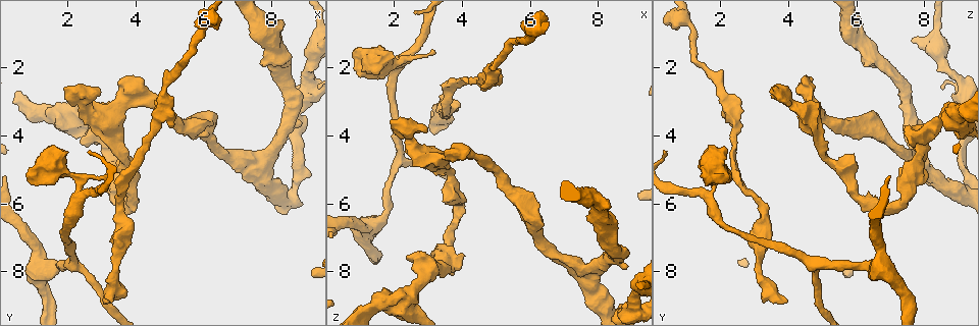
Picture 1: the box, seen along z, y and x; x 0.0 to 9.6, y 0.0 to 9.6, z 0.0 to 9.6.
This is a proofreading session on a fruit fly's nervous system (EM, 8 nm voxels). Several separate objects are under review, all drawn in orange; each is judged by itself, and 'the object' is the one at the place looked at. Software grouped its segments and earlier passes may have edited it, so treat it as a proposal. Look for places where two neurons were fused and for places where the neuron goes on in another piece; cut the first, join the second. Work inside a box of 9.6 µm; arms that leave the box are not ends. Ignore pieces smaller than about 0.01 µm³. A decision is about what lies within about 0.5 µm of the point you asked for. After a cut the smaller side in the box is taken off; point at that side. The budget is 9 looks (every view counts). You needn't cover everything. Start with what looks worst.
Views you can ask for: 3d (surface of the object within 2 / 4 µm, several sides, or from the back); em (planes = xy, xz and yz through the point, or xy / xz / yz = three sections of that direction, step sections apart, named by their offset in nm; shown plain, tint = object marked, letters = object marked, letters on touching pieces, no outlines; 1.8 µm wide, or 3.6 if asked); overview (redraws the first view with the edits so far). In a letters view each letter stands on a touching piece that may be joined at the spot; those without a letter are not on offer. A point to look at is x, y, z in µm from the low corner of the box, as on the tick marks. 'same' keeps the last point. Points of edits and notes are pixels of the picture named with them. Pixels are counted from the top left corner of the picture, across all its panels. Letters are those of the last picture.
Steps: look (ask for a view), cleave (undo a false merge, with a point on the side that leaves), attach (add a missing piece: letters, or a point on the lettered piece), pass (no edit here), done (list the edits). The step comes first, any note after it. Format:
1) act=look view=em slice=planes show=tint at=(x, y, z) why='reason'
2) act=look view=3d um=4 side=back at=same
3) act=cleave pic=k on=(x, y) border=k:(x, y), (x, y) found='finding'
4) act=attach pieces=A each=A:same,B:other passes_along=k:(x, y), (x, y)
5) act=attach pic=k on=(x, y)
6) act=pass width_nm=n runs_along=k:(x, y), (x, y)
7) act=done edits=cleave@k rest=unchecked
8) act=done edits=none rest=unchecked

act=look view=em slice=xy step=16 show=letters at=(3.15, 8.95, 3.90) why='branch stops here'

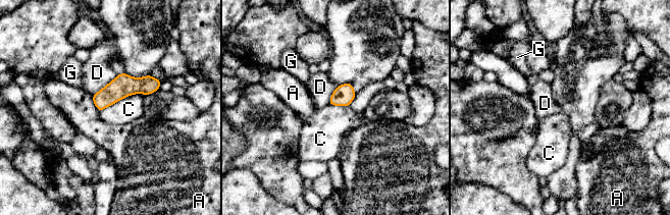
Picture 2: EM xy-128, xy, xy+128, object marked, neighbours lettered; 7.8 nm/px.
act=look view=em slice=planes show=letters at=same

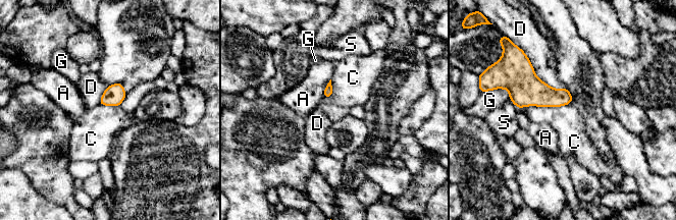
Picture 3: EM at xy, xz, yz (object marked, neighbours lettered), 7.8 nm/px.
act=pass longest_contact=D:460nm each=A:other,C:other,D:other,G:other,S:other found='none of them fits'

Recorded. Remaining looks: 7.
act=look view=em slice=xz step=8 show=tint at=(9.05, 2.20, 8.85) why='a narrow waist'

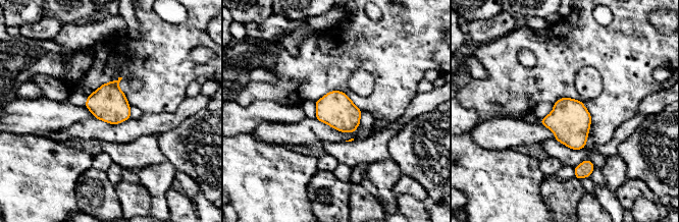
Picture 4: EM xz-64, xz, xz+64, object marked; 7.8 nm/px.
act=look view=em slice=planes show=letters at=same why='cut it another way'

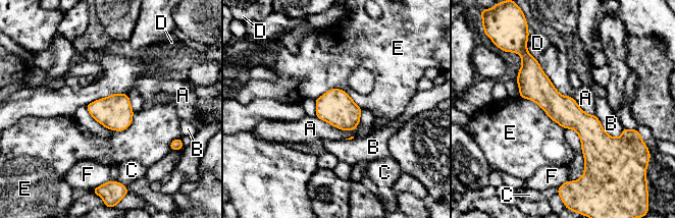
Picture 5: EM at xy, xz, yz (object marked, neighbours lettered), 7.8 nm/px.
act=pass each=A:other,B:other,C:other,D:other,E:other,F:other runs_along=5:(524, 65), (601, 142), (617, 142) found='continuous, no second neuron'

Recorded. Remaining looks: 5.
act=look view=3d um=4 at=(1.75, 5.00, 1.85) why='sudden change in width'

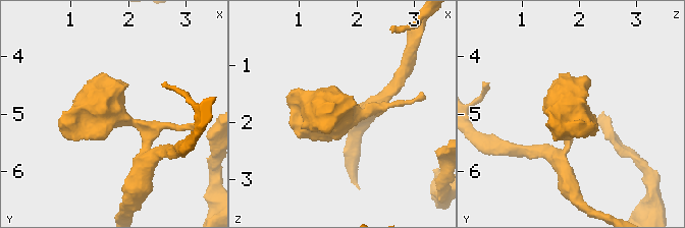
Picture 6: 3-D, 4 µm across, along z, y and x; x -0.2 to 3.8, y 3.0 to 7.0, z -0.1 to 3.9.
act=look view=em um=3.6 slice=yz step=16 show=plain at=(1.85, 5.05, 1.90)

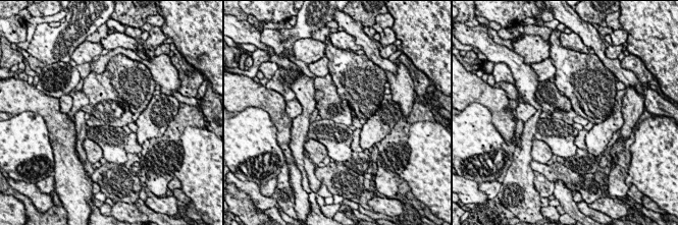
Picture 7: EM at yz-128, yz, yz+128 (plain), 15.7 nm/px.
act=look view=em um=3.6 slice=yz step=16 show=letters at=same

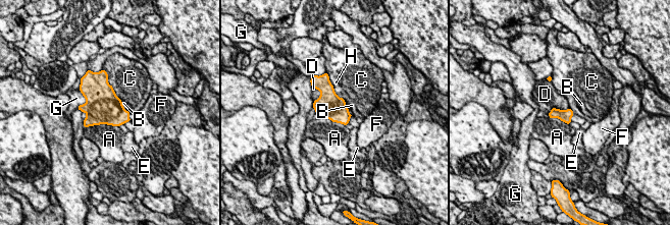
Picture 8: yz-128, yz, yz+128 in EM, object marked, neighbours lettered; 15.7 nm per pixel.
act=pass width_nm=190 each=A:other,B:other,C:other,D:other,E:other,F:other,G:other,H:other border=8:(118, 125), (94, 124), (85, 127) found='one neuron here'

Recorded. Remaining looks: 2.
act=look view=em slice=planes show=letters at=(4.05, 2.55, 4.45) why='abrupt turn'

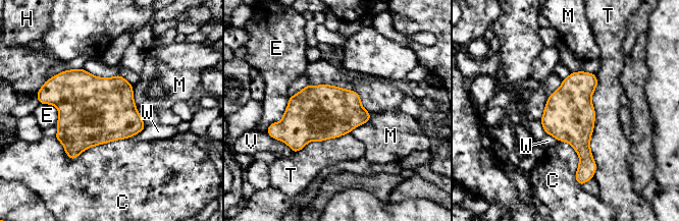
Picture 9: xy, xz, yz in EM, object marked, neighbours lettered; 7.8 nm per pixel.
act=pass width_nm=400 each=C:other,E:other,H:other,M:other,T:other,V:other,W:other border=9:(370, 113), (366, 122), (350, 131) found='continuous, no second neuron'

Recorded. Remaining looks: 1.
act=done edits=none rest=unchecked

